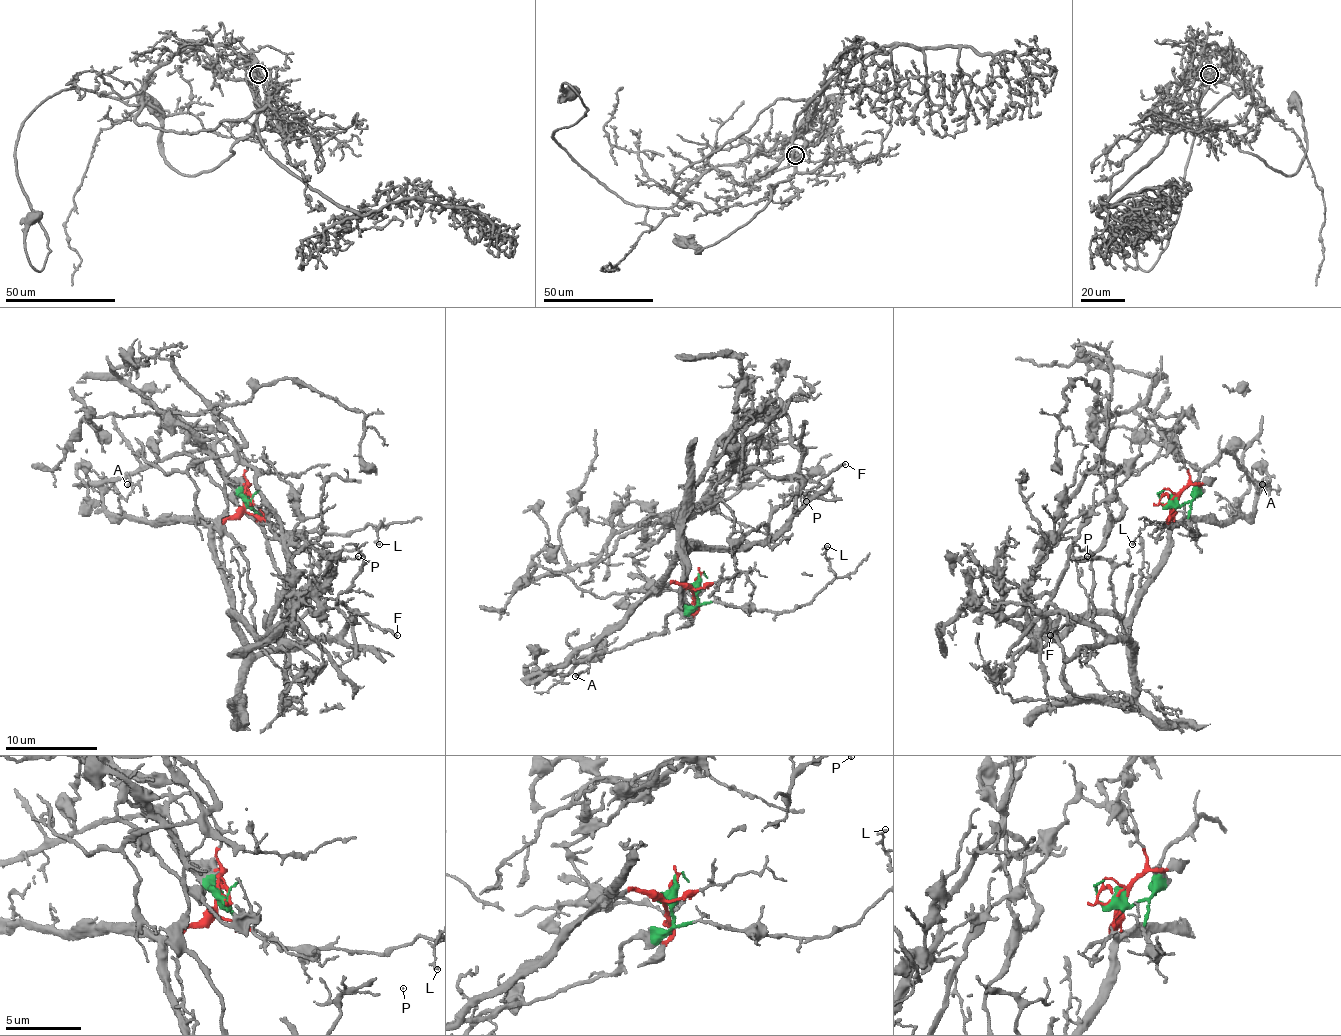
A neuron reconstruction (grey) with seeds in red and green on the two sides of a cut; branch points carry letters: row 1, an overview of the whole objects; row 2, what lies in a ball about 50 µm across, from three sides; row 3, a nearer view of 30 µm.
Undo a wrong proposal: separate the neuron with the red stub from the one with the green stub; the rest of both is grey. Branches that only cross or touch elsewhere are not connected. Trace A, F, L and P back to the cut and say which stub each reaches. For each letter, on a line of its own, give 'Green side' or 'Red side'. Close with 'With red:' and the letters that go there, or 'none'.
A: Green side
F: Red side
L: Green side
P: Red side
With red: F, P

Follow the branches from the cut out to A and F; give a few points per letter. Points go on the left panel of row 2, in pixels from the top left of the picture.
A: (248, 499), (248, 503), (216, 462), (200, 451), (154, 460), (142, 469), (140, 480), (126, 485)
F: (248, 499), (214, 529), (214, 554), (237, 635), (255, 653), (296, 651), (335, 637), (354, 614), (398, 635)

